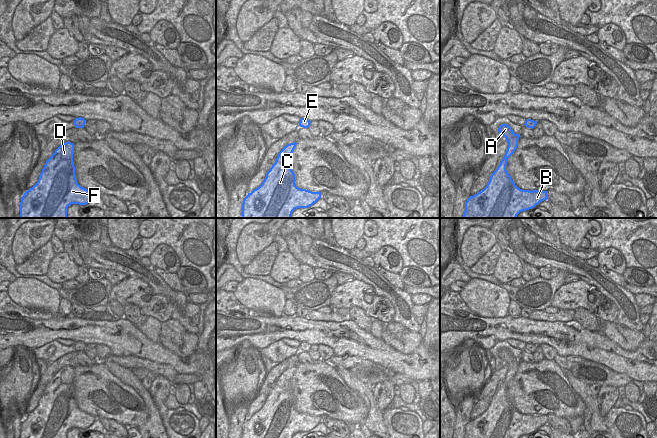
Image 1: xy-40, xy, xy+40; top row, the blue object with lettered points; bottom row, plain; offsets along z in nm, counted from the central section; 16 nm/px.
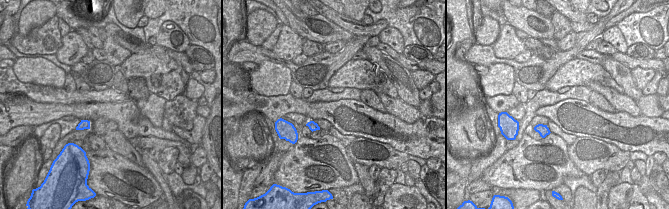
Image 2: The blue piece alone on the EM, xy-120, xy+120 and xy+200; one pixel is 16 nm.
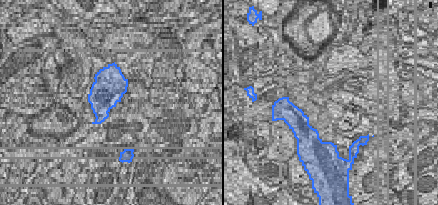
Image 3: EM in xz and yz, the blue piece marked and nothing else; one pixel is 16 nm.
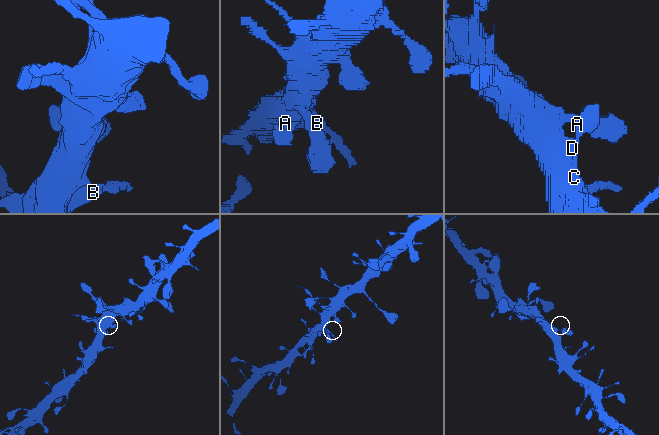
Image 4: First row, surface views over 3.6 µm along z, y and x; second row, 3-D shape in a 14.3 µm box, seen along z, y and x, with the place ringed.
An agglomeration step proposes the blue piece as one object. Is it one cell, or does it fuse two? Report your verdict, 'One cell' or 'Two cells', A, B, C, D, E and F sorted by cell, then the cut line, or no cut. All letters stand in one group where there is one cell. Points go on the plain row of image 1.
One cell. Groups: A B C D E F. No split.

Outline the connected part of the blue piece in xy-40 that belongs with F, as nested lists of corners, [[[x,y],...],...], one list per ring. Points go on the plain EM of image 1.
[[[61,368],[46,385],[38,406],[21,422],[20,438],[67,438],[71,428],[86,429],[96,417],[81,411],[73,386],[74,368]]]

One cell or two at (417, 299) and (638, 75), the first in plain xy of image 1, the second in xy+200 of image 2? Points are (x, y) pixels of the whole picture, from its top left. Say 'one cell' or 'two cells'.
one cell

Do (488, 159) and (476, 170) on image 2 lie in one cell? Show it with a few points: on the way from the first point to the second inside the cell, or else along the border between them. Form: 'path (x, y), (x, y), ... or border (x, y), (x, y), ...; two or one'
path (485, 161), (479, 167); one

